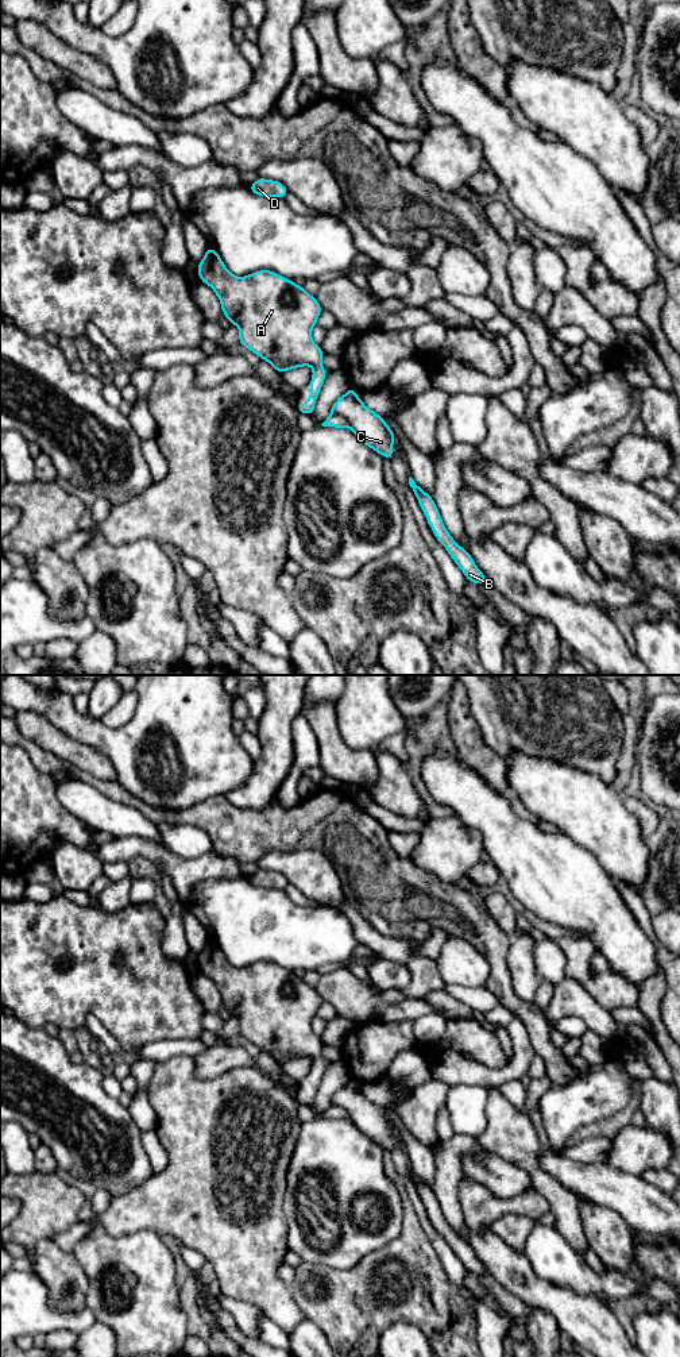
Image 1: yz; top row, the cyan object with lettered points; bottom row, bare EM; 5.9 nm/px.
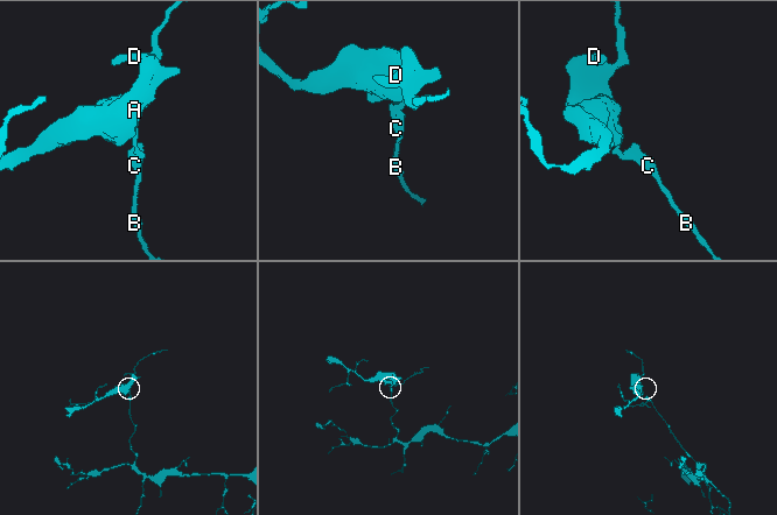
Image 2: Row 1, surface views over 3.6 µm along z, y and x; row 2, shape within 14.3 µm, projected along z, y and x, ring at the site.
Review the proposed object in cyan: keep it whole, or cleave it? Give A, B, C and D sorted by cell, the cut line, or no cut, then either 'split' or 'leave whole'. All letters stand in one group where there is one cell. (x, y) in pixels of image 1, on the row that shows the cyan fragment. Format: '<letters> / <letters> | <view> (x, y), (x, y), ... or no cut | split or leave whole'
A D / B C | yz (331, 412), (339, 413), (348, 426) | split

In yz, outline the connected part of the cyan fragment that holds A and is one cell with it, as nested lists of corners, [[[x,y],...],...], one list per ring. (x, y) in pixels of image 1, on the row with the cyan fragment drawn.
[[[208,246],[204,258],[197,266],[198,278],[210,286],[220,300],[221,311],[229,324],[239,327],[239,343],[268,362],[279,374],[302,366],[312,366],[310,396],[297,412],[309,416],[327,377],[322,367],[324,352],[312,339],[312,328],[322,311],[314,296],[304,286],[279,275],[273,270],[259,270],[246,277],[233,275],[221,261],[219,252]]]

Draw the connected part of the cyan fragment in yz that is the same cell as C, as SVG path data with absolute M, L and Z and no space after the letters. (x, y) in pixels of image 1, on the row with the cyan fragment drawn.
M349 388L344 396L336 400L331 413L343 416L348 428L370 448L386 459L394 454L393 442L397 439L385 419L368 409L356 390Z

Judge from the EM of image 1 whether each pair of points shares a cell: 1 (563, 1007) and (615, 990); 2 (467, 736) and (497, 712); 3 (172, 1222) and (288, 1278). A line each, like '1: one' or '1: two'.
1: two
2: two
3: two

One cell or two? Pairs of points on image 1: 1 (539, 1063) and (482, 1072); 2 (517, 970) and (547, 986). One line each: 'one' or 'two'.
1: two
2: two

